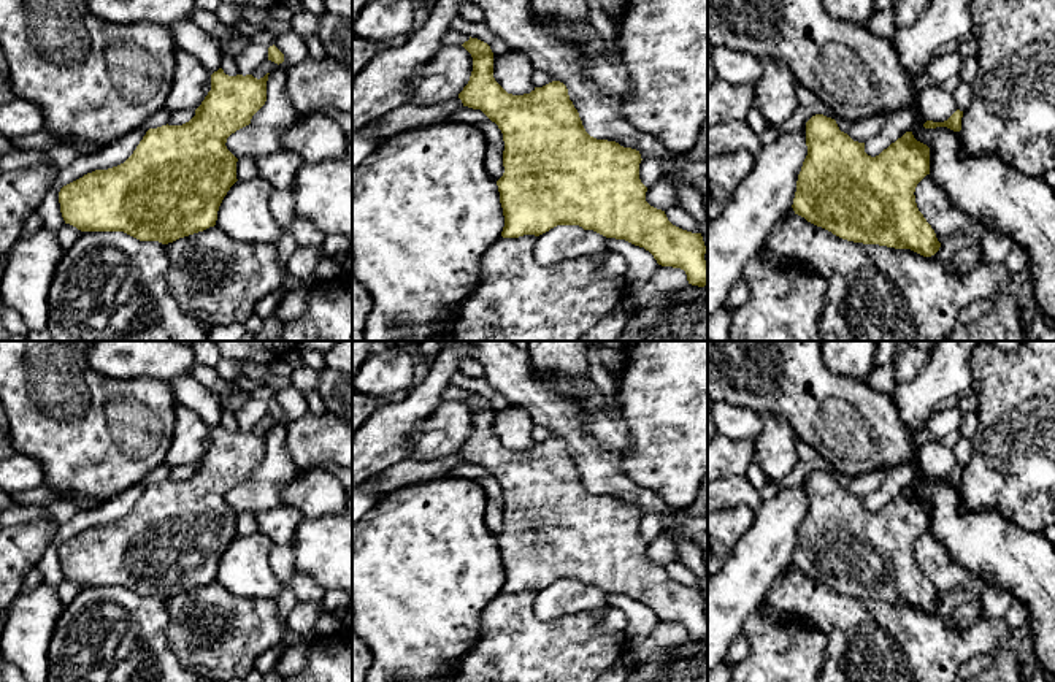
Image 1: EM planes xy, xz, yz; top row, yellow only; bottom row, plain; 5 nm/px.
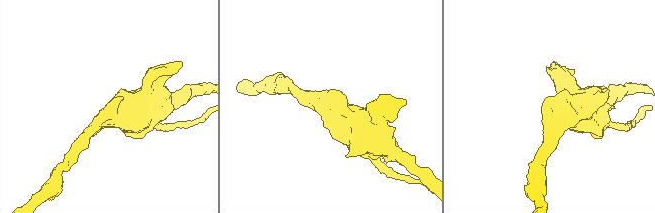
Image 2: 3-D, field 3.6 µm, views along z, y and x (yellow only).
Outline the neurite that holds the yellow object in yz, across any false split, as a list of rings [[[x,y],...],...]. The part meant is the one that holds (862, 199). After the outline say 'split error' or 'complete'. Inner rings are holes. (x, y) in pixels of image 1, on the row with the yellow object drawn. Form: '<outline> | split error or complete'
[[[815,114],[806,122],[808,155],[796,181],[795,214],[833,235],[863,244],[911,249],[934,255],[941,243],[915,203],[917,184],[930,174],[930,148],[906,132],[879,155],[865,152],[865,143],[841,132],[836,121]]] | complete

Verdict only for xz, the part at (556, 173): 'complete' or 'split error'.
complete

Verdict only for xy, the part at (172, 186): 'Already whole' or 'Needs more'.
Already whole

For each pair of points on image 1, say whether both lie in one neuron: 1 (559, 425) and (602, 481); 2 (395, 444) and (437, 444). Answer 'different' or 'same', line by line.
1: same
2: different

